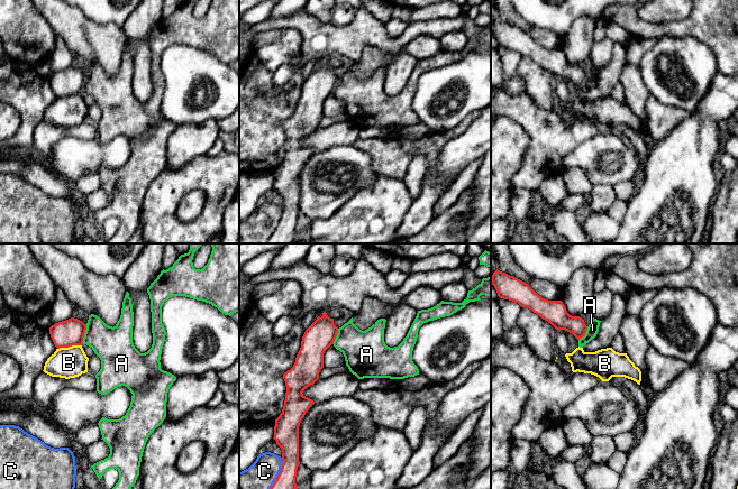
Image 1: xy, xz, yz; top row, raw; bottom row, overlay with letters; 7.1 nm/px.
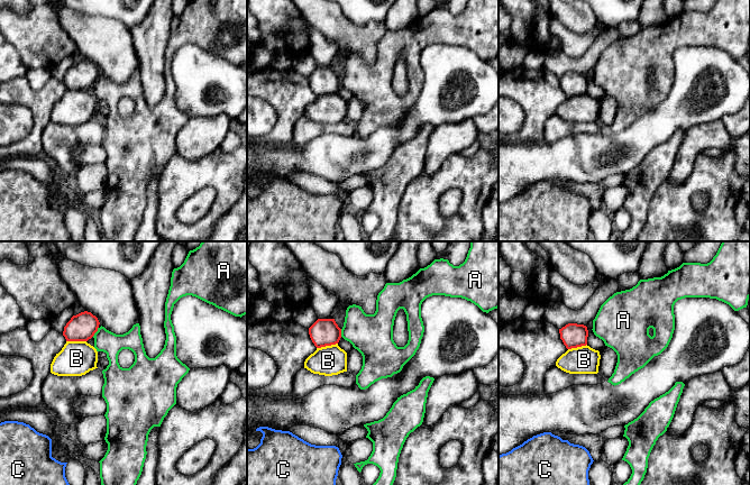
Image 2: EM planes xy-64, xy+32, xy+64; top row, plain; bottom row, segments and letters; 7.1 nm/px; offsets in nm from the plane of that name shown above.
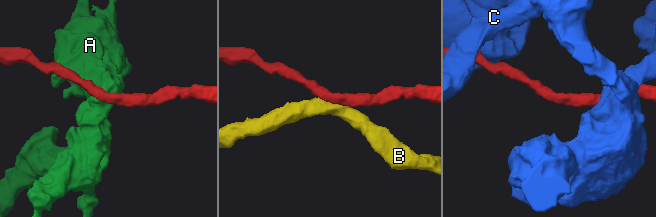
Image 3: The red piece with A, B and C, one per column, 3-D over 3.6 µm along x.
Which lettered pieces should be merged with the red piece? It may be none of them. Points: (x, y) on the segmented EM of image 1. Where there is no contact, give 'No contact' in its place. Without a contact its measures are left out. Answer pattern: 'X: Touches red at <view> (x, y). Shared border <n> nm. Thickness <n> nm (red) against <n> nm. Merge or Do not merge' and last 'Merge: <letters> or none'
A: Touches red at xy (83, 334). Shared border 150 nm. Thickness 190 nm (red) against 280 nm. Do not merge
B: Touches red at xy (69, 346). Shared border 180 nm. Thickness 190 nm (red) against 220 nm. Merge
C: Touches red at xz (279, 473). Shared border 240 nm. Thickness 160 nm (red) against 200 nm. Do not merge
Merge: B

